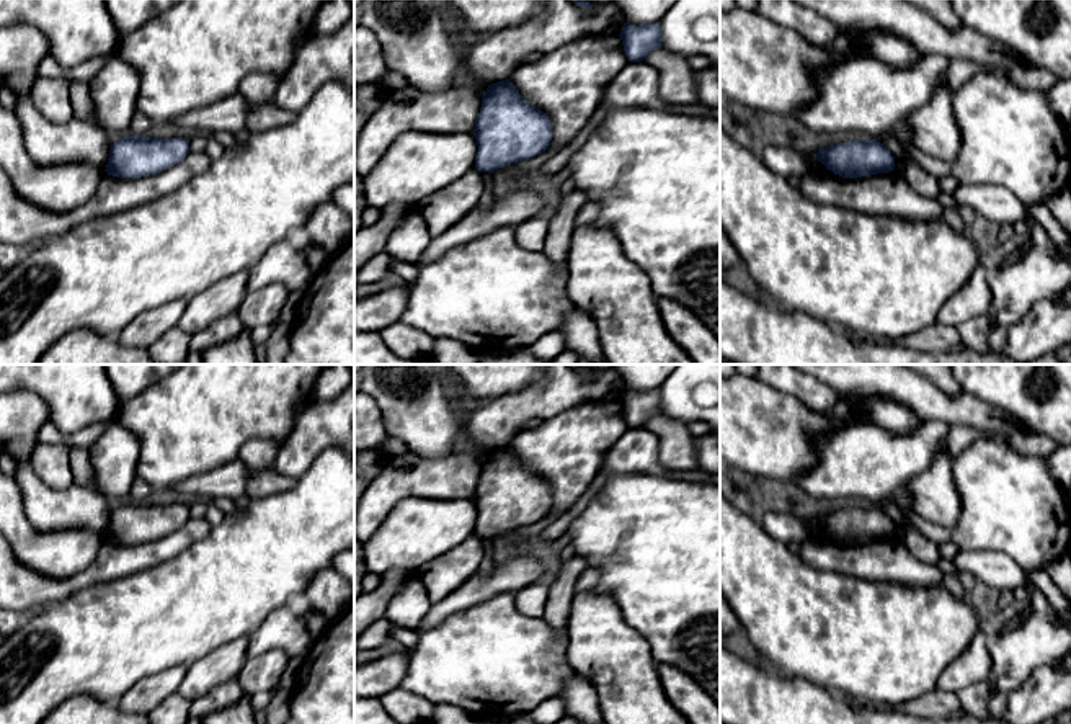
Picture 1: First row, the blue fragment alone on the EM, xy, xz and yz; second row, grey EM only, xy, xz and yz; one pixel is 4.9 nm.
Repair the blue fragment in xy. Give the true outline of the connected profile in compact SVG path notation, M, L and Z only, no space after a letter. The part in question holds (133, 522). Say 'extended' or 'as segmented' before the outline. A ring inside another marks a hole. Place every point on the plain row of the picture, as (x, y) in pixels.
as segmented | M126 500L109 516L106 539L118 544L140 544L180 530L189 520L186 503L140 503Z

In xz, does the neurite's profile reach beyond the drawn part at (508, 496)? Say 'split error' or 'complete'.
complete

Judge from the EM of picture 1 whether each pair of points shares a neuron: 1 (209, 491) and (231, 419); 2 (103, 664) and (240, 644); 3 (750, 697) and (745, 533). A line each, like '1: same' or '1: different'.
1: different
2: different
3: different

